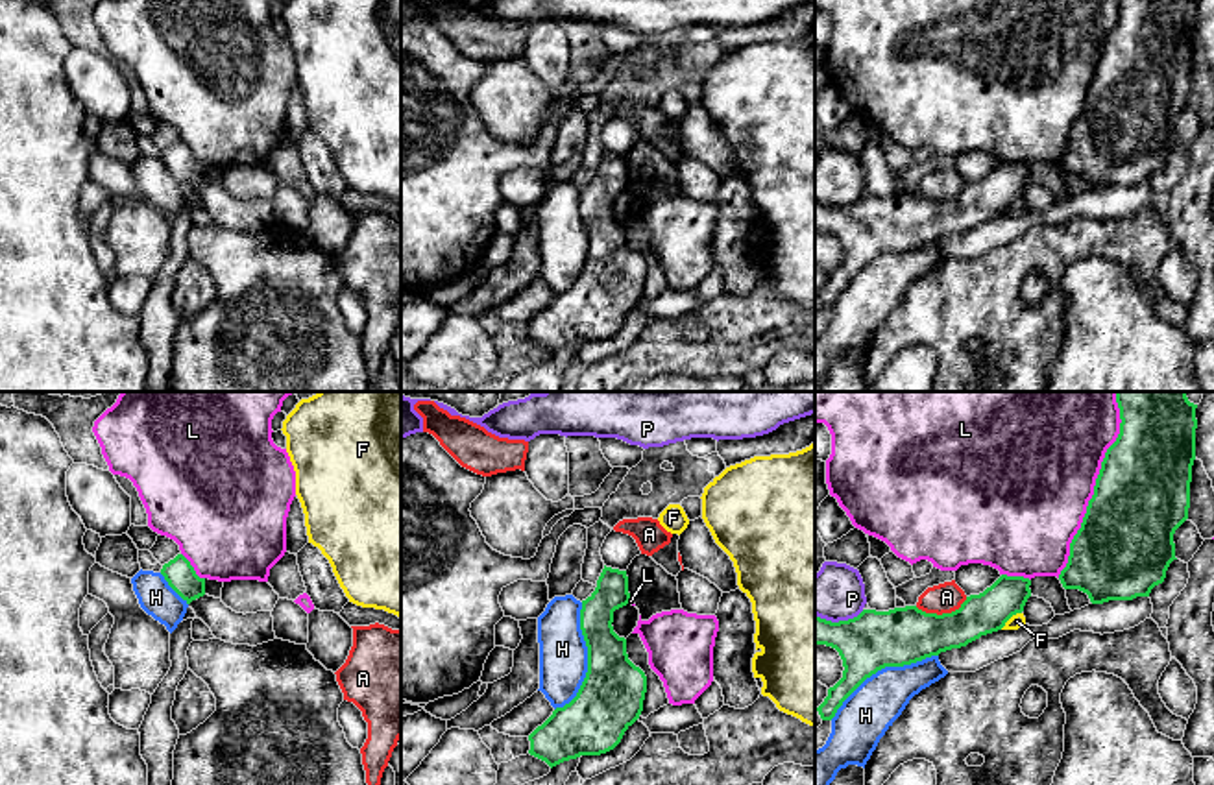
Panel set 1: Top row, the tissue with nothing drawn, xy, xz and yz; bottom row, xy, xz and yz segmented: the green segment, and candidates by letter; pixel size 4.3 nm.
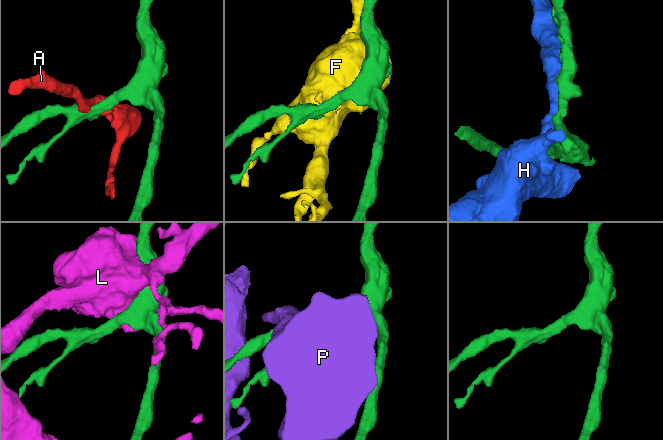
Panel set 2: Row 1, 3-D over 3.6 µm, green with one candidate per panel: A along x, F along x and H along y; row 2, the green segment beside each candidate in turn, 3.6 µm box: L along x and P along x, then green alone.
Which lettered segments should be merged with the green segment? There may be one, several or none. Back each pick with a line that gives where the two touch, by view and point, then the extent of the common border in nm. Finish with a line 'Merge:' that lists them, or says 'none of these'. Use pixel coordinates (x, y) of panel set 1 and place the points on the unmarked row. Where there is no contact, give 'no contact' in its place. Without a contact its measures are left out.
Merge: none of these

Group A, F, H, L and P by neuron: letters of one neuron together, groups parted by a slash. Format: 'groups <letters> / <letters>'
groups A / F / H / L / P

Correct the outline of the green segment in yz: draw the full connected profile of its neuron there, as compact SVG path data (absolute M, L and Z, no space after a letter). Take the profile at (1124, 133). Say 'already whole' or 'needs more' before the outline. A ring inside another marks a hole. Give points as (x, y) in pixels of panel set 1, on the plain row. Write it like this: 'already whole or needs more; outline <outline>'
already whole; outline M1120 0L1120 20L1107 35L1081 115L1070 129L1070 142L1059 166L1079 175L1092 190L1149 183L1164 168L1175 144L1175 116L1188 105L1192 52L1196 46L1196 0Z

